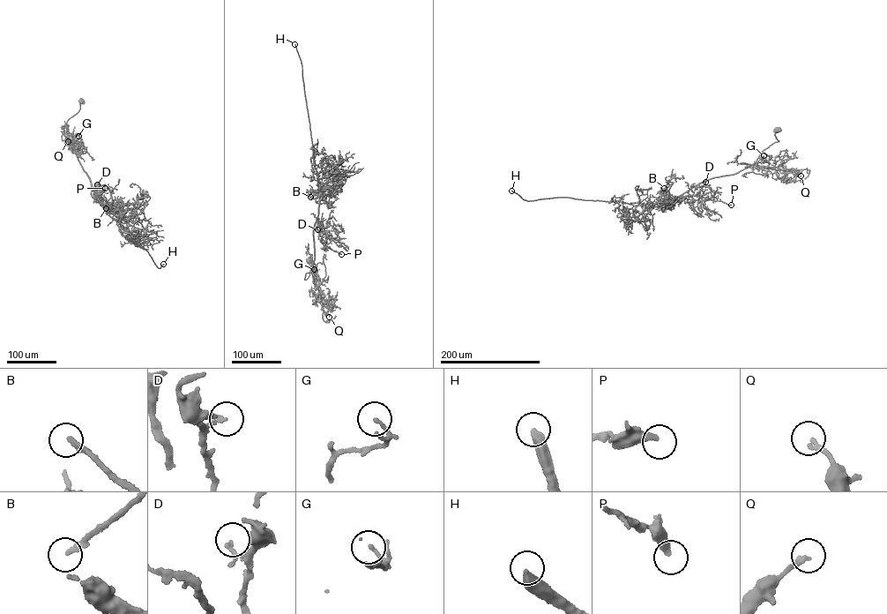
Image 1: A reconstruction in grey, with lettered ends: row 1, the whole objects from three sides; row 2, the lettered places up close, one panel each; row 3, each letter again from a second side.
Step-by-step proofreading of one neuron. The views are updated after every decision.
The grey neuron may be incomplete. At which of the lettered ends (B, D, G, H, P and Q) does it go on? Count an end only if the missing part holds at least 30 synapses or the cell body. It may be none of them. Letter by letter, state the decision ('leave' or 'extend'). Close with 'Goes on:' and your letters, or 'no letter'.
B: extend
D: leave
G: leave
H: extend
P: leave
Q: leave
Goes on: B, H

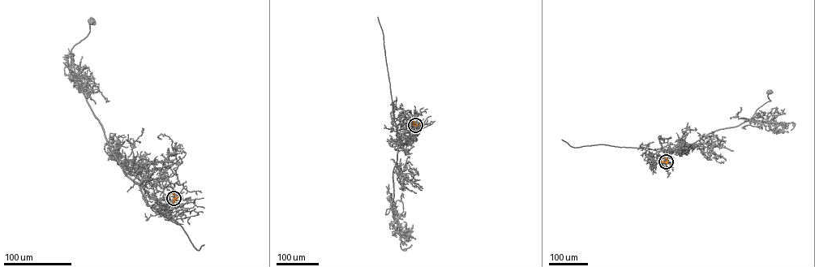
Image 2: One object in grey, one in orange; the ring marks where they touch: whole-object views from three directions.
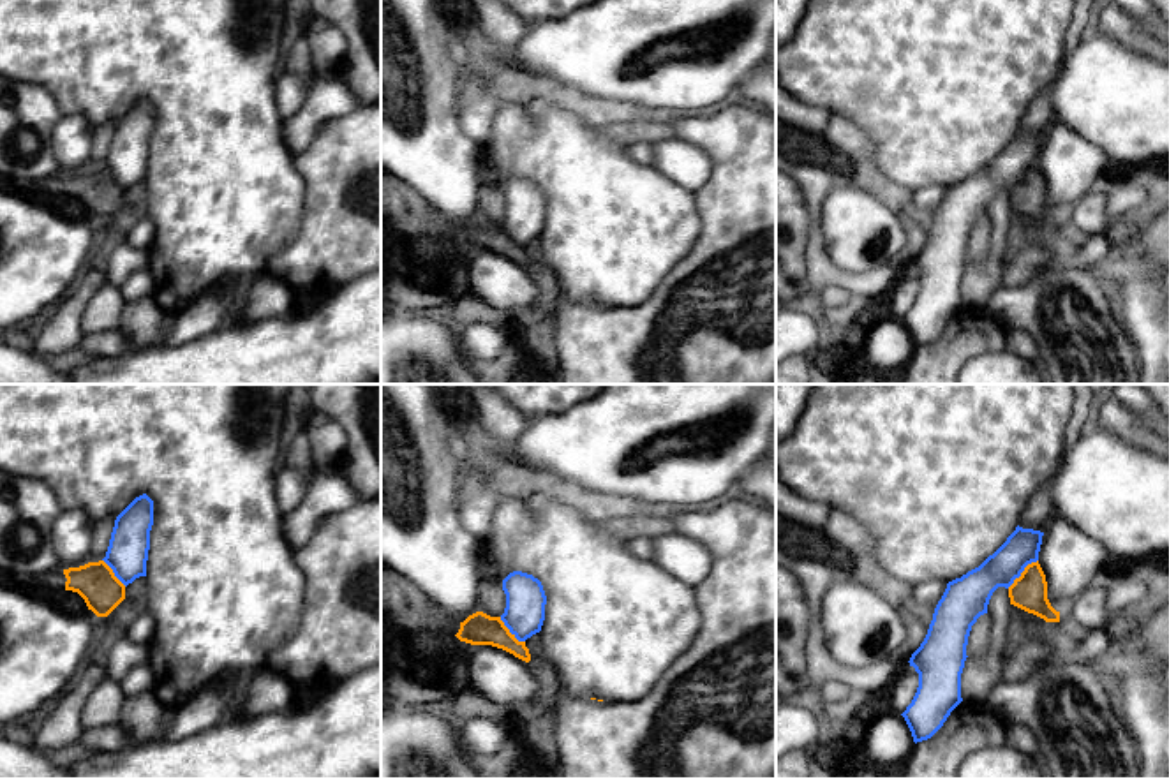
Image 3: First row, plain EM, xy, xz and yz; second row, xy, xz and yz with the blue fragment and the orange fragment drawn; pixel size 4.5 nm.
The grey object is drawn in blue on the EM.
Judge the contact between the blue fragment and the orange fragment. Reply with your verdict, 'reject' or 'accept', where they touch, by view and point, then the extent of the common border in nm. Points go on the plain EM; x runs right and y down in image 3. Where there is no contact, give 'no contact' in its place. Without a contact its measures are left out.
reject | yz (1023, 175) | 190 nm

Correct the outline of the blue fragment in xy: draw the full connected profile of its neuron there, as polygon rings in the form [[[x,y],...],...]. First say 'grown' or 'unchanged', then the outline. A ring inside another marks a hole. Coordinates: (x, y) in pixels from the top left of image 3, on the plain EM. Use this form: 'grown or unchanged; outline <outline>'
unchanged; outline [[[146,99],[136,102],[115,125],[102,166],[125,192],[146,182],[152,130],[153,106]]]

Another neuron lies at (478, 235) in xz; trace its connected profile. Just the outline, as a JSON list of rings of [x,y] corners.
[[[476,217],[469,220],[464,227],[460,227],[460,234],[455,241],[460,247],[471,250],[492,250],[513,259],[525,268],[531,266],[525,247],[518,247],[515,240],[511,240],[510,234],[504,231],[501,222],[490,222],[483,217]]]

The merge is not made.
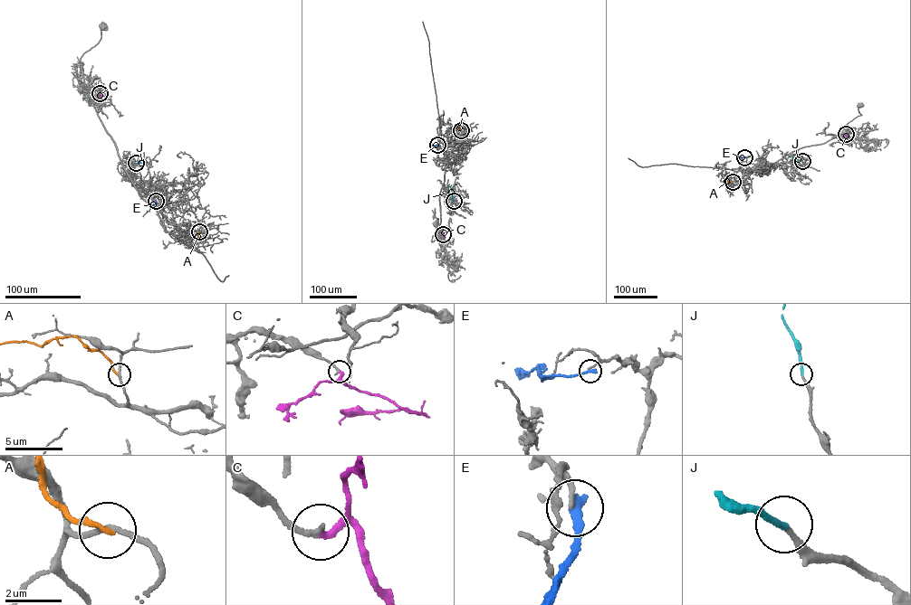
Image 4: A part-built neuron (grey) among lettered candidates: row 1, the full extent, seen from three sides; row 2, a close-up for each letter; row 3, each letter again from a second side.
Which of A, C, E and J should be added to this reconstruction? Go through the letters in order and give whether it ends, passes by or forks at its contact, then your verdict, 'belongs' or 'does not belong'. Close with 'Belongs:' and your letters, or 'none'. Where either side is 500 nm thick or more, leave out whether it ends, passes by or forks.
A: it ends there; does not belong
C: it ends there; belongs
E: it ends there; does not belong
J: it ends there; belongs
Belongs: C, J

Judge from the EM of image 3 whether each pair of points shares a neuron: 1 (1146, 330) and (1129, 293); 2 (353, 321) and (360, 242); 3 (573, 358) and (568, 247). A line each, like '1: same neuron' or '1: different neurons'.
1: same neuron
2: different neurons
3: different neurons

